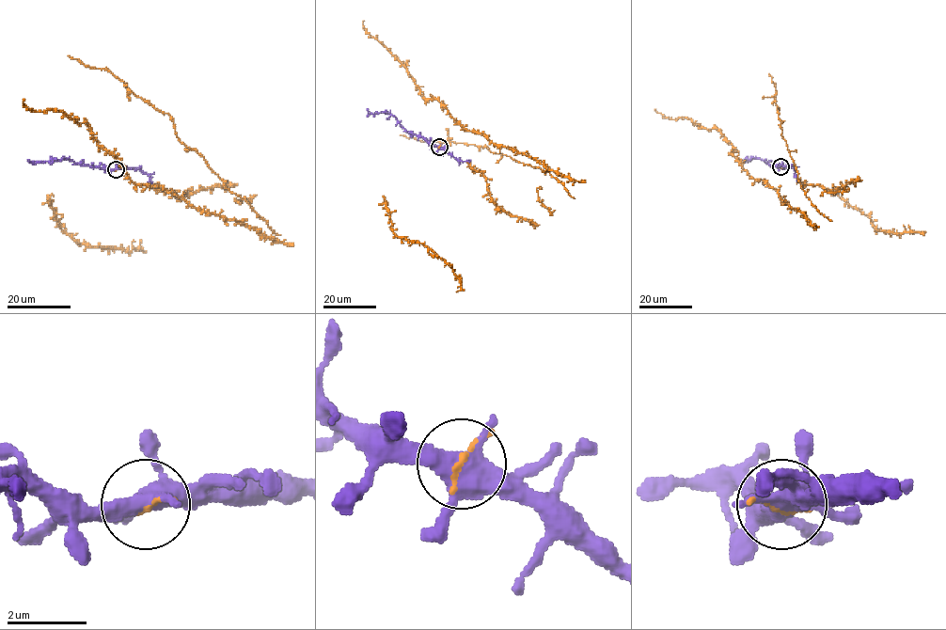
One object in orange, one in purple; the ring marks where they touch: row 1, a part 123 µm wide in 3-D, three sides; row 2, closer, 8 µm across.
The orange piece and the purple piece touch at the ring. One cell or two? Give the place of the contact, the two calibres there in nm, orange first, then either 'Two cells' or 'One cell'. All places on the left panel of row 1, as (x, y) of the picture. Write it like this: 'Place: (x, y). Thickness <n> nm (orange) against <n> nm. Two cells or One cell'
Place: (116, 169). Thickness 110 nm (orange) against 480 nm. One cell

